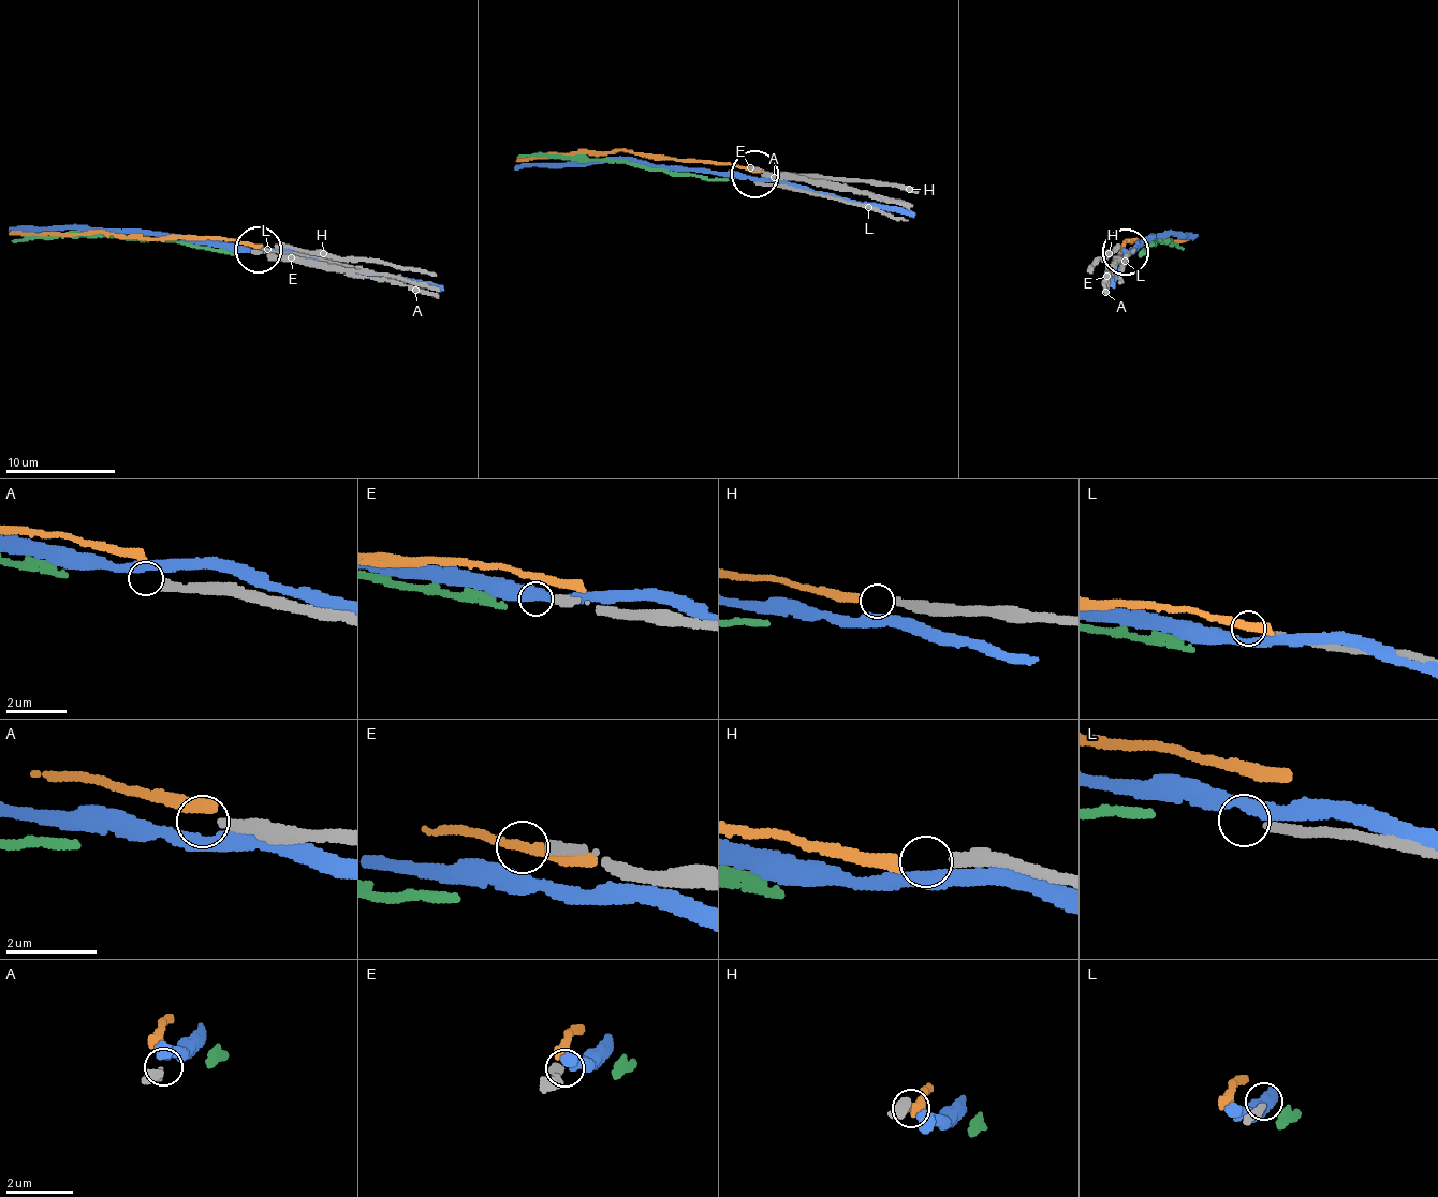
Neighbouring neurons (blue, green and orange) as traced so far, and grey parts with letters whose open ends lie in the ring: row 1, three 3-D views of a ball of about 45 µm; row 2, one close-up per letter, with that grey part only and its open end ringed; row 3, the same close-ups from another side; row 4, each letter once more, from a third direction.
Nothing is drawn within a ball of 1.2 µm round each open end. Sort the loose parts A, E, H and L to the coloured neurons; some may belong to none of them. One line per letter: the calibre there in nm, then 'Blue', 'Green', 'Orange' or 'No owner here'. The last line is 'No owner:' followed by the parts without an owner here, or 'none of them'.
A: Thickness 240 nm. No owner here
E: Thickness 240 nm. No owner here
H: Thickness 300 nm. Orange
L: Thickness 200 nm. No owner here
No owner: A, E, L

